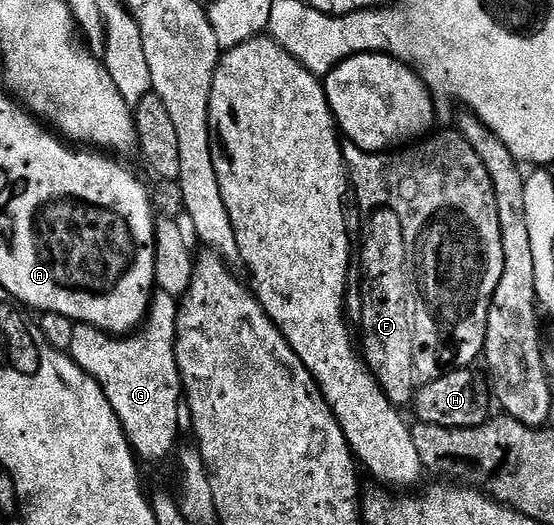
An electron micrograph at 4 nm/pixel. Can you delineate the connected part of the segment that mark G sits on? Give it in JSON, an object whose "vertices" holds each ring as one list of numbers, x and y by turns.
{"vertices":[[157,289,155,293,153,293,152,303,148,305,147,318,144,319,142,325,135,332,127,336,113,336,104,333,104,331,99,330,98,328,83,324,77,325,76,331,74,332,74,340,72,341,72,348,70,351,73,360,75,360,75,362,77,362,91,378,98,380,98,384,106,392,106,400,110,400,110,408,114,408,118,420,126,432,128,443,130,443,133,451,135,451,143,461,145,458,148,462,160,462,172,449,174,449,173,451,177,449,176,437,180,434,180,410,182,414,182,383,180,381,180,373,178,372,178,360,176,359,176,325,178,324,179,311,178,299,174,296,170,296,164,290]]}

